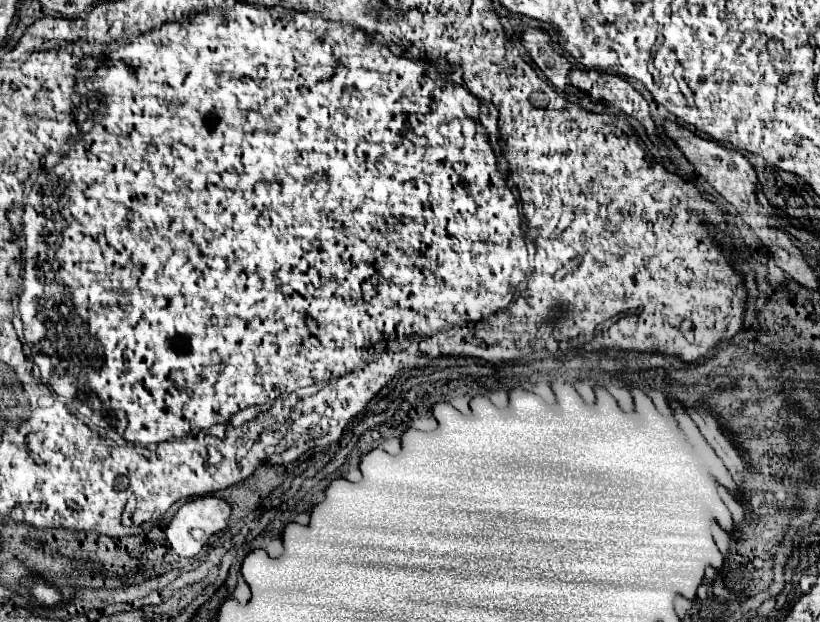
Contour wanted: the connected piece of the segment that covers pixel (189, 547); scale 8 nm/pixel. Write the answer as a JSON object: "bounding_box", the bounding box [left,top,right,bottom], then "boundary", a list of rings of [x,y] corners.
{"bounding_box":[168,495,232,557],"boundary":[[[204,495],[184,503],[168,525],[168,541],[180,557],[194,557],[206,545],[210,535],[222,531],[232,507],[218,497]]]}

